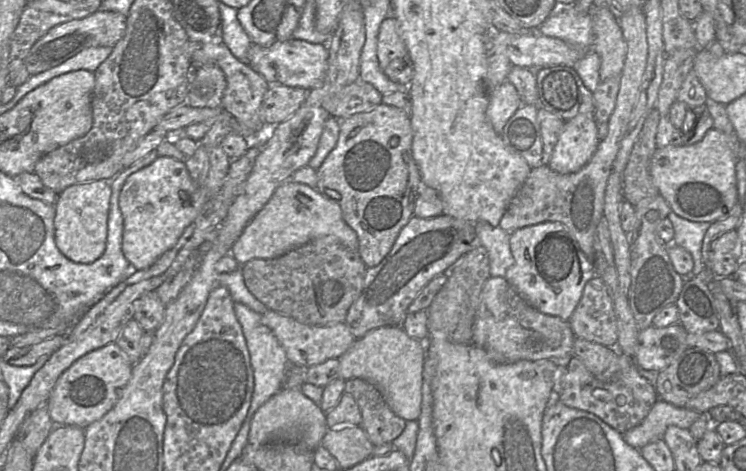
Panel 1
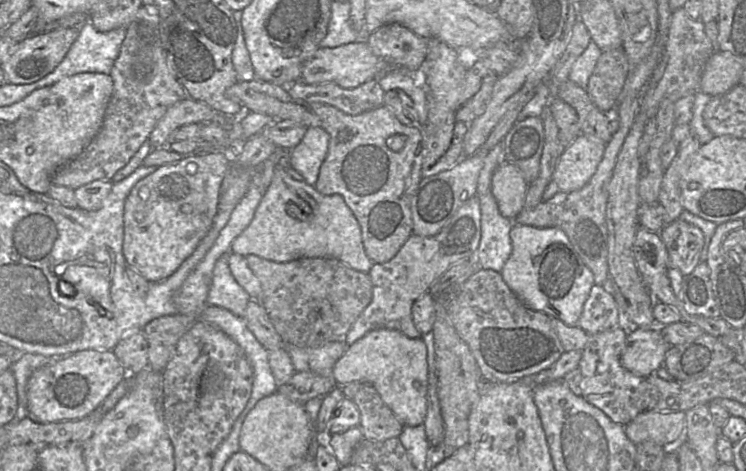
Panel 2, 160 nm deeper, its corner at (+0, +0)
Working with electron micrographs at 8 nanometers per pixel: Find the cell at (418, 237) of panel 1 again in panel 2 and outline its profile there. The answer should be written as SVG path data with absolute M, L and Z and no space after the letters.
M477 196L462 205L448 223L434 236L412 234L398 253L388 262L373 264L368 275L372 283L372 299L344 337L347 346L374 329L397 330L411 339L422 338L412 319L412 305L449 267L474 259L481 239L481 210Z

